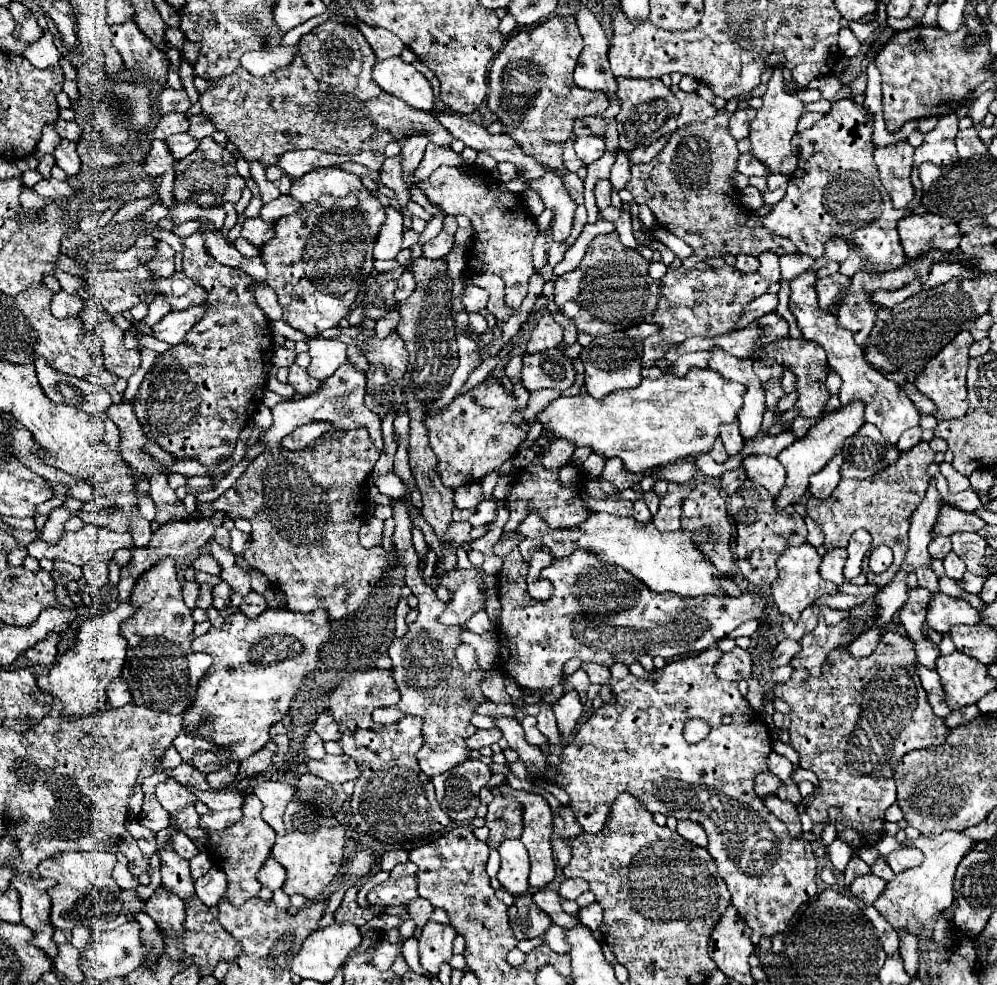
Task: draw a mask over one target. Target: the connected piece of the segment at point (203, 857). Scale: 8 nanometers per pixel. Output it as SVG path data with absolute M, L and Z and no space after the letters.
M205 852L197 854L197 856L195 856L195 870L191 870L193 880L197 880L199 876L203 876L211 866L213 866L213 862L211 862L211 858L209 858Z

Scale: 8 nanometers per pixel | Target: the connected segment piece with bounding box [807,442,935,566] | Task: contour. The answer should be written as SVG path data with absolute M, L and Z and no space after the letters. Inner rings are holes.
M919 442L907 452L901 452L901 458L875 474L875 478L867 480L841 480L839 486L833 490L833 494L817 502L817 498L809 498L807 502L807 514L811 520L815 520L823 534L825 534L825 548L843 548L847 546L851 534L859 528L867 530L873 538L871 550L879 544L889 546L897 556L897 566L901 566L905 554L907 554L907 530L909 530L909 518L915 512L915 508L925 498L929 476L927 466L933 462L935 452L929 448L927 442ZM897 538L901 538L901 544L897 544Z

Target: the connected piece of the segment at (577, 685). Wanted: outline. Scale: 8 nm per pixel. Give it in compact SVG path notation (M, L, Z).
M579 668L577 672L573 672L571 676L567 676L565 680L563 680L563 684L571 684L577 692L579 692L579 696L581 696L581 702L585 702L587 700L587 688L589 688L589 678L587 678L587 674Z

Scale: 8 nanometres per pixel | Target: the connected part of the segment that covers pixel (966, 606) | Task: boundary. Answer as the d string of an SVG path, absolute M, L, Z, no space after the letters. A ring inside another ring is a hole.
M933 594L927 606L927 626L945 634L959 624L979 624L979 612L963 598L953 598L947 594Z

